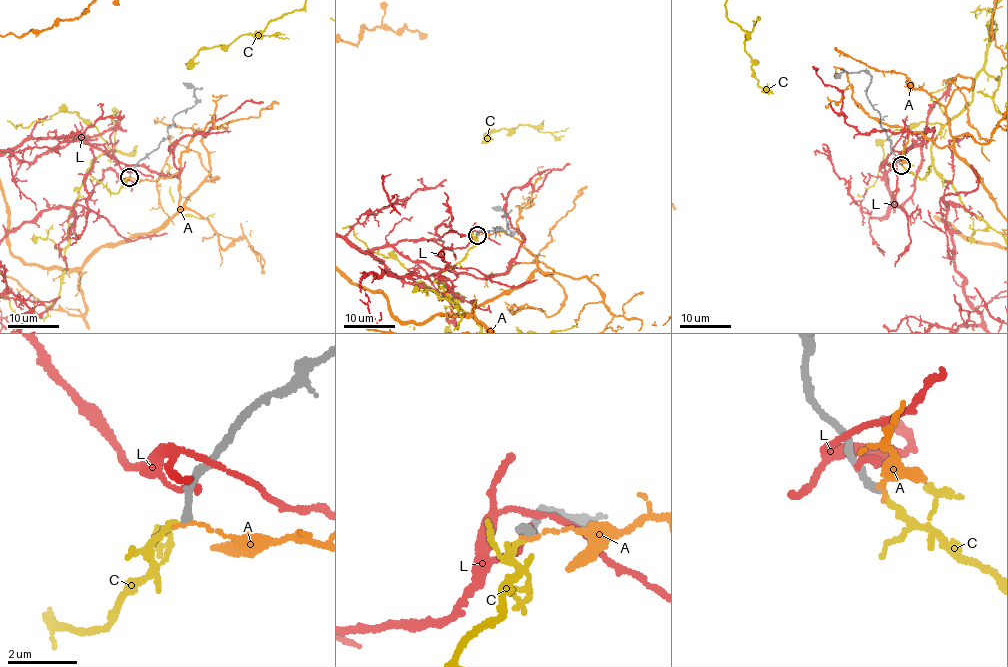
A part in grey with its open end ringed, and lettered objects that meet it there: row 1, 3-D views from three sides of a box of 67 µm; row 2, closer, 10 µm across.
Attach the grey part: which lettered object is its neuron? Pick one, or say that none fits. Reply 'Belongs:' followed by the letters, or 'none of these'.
Belongs: C

